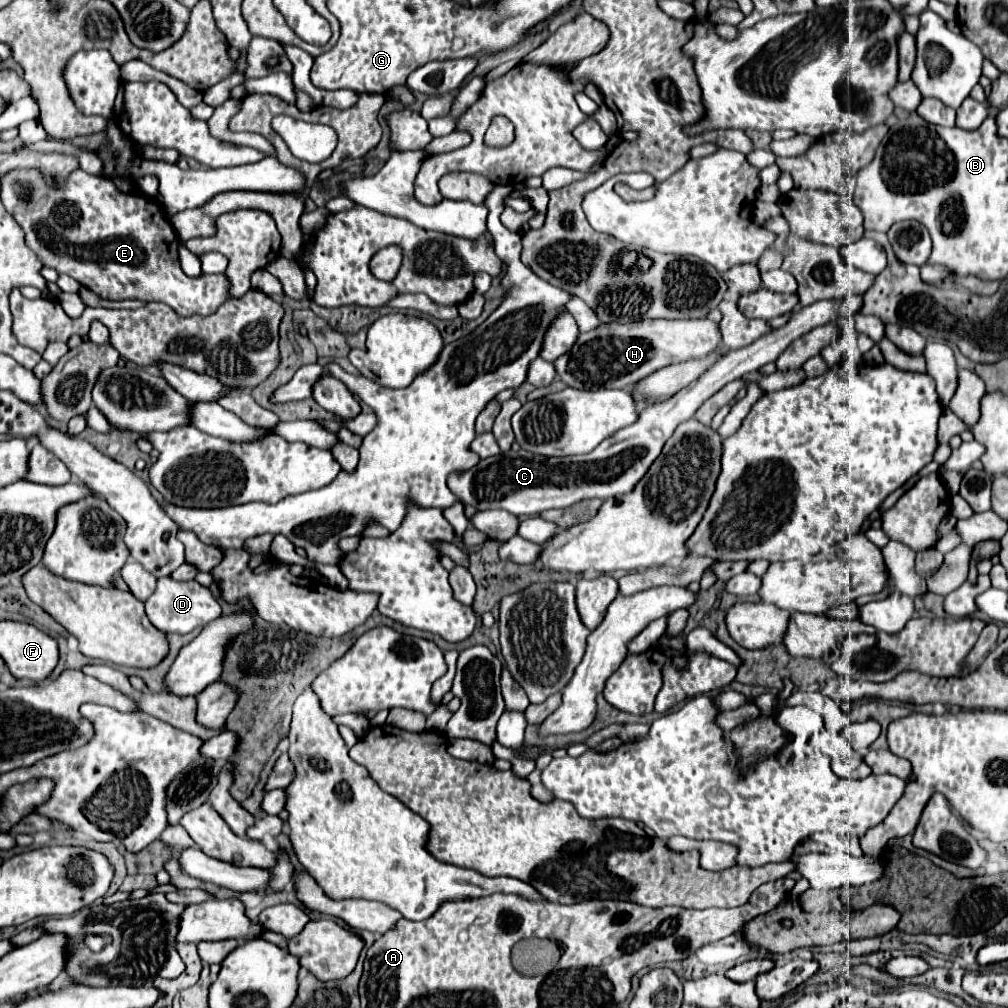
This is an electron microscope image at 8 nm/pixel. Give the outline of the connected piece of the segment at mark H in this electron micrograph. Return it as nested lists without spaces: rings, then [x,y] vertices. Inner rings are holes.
[[[706,317],[704,319],[680,319],[680,321],[642,319],[636,323],[628,323],[628,325],[604,323],[604,325],[598,325],[594,331],[582,333],[578,337],[576,345],[572,347],[572,351],[554,361],[554,367],[556,367],[558,377],[568,387],[576,387],[576,389],[600,389],[600,387],[604,387],[604,389],[628,389],[634,383],[638,383],[640,379],[648,377],[650,373],[654,373],[666,365],[706,357],[716,347],[720,347],[720,343],[722,343],[722,335],[720,335],[718,323],[714,323]]]

